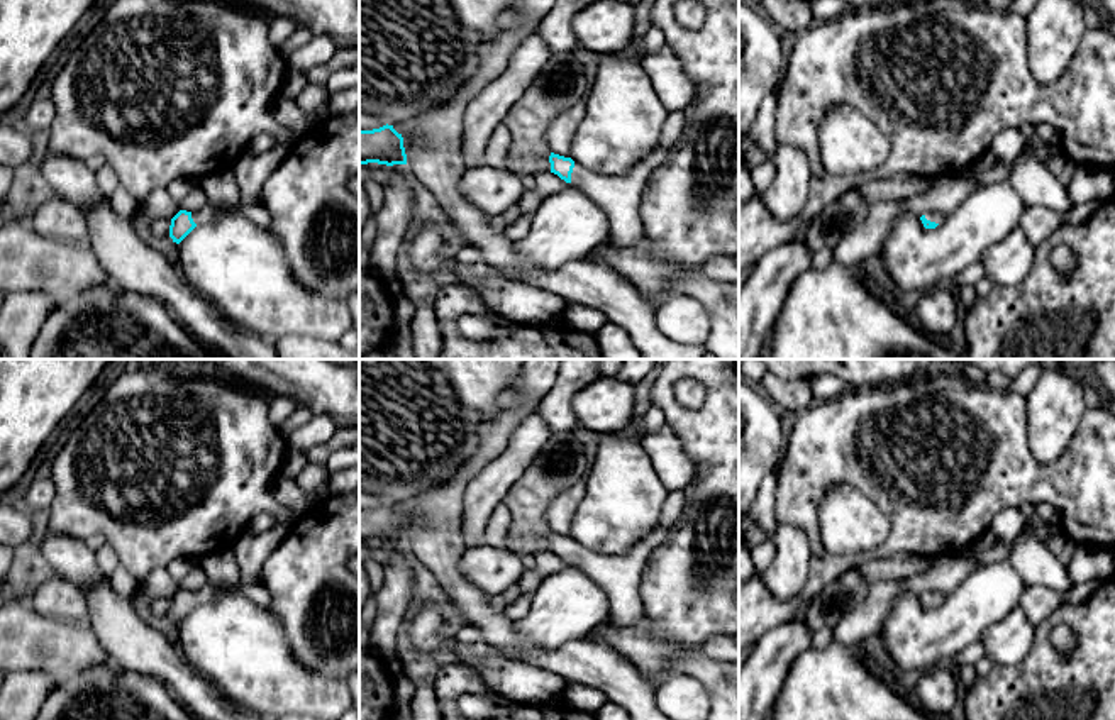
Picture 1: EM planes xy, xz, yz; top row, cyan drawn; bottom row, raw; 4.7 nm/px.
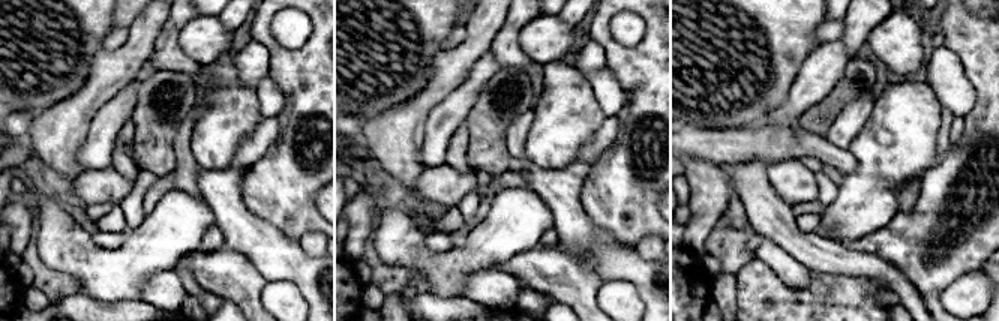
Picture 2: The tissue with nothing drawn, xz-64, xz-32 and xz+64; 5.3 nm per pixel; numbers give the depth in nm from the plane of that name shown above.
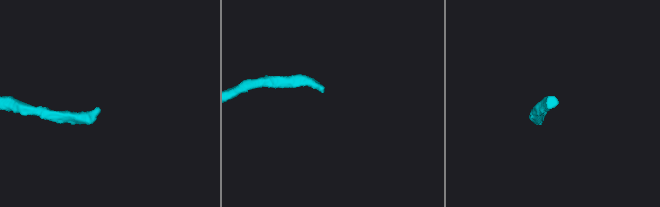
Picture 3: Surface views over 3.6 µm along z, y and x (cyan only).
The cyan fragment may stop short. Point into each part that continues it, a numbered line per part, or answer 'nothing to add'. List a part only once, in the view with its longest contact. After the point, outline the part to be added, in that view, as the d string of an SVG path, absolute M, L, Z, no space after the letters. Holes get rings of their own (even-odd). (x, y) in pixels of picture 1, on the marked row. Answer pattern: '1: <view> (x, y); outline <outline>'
1: xz (619, 197); outline M668 146L656 147L622 176L600 174L574 164L569 185L580 188L603 210L610 224L612 246L634 249L644 244L646 234L639 217L641 197L649 173L666 159L668 152Z

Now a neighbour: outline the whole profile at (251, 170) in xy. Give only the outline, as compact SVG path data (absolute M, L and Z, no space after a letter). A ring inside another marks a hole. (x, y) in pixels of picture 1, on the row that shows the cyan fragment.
M276 144L264 152L246 151L232 168L244 205L261 205L259 197L266 180L288 154L288 146Z

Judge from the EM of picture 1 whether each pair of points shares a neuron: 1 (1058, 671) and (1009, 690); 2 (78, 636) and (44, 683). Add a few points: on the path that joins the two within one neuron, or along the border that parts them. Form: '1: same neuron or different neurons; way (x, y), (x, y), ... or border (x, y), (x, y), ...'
1: same neuron; way (1046, 683), (1039, 690), (1020, 690)
2: different neurons; border (17, 670), (49, 671), (61, 676)

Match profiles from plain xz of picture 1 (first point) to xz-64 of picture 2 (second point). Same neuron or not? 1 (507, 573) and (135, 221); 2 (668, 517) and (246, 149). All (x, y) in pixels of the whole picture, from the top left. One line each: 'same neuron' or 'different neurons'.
1: different neurons
2: same neuron

